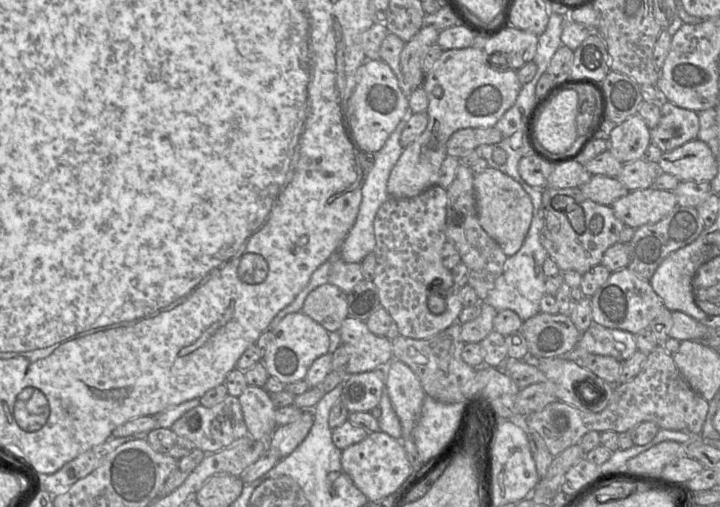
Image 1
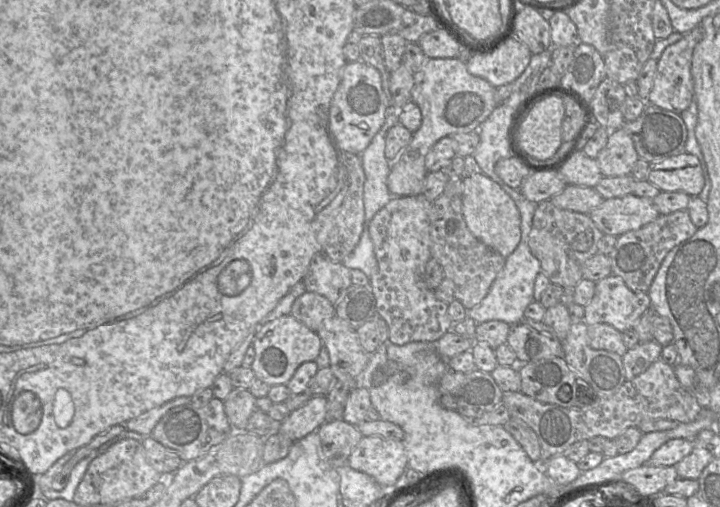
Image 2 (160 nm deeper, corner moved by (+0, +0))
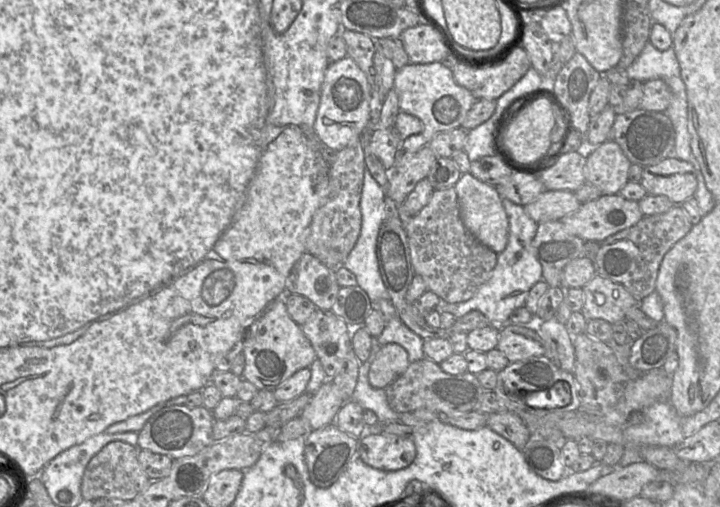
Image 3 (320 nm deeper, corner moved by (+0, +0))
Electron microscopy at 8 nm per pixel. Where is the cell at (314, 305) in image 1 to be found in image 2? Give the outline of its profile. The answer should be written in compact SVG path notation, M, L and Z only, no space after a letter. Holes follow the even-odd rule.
M306 291L294 301L290 314L317 332L325 320L335 315L335 305L316 292Z

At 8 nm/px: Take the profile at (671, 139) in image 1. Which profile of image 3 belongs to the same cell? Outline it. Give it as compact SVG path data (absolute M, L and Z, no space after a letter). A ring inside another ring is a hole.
M637 108L633 111L616 115L609 139L620 146L632 164L647 167L671 157L674 153L676 135L671 120L664 112Z

